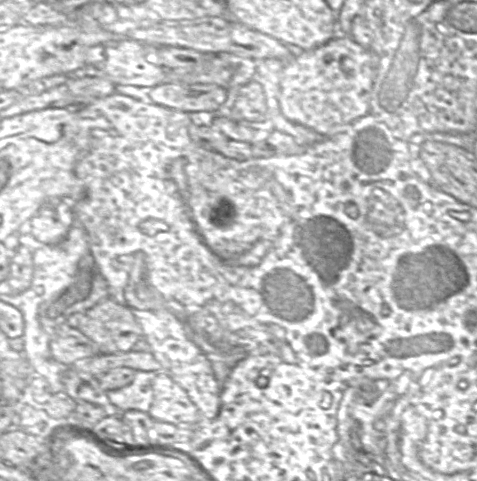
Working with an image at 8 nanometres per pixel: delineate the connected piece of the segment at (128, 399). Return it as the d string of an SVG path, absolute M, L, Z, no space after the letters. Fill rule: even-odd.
M136 371L130 384L119 389L106 391L110 402L121 412L134 409L148 413L154 399L152 380L156 373Z

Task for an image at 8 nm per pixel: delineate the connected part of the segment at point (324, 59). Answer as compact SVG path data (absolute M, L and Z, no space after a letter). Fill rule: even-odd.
M337 34L327 43L303 51L285 64L280 82L281 112L289 121L326 136L333 128L370 113L375 78L369 48L358 44L350 35Z

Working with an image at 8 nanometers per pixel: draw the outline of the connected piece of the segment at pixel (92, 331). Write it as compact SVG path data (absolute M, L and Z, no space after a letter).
M107 298L88 309L80 332L97 344L100 354L130 351L143 331L133 313Z

